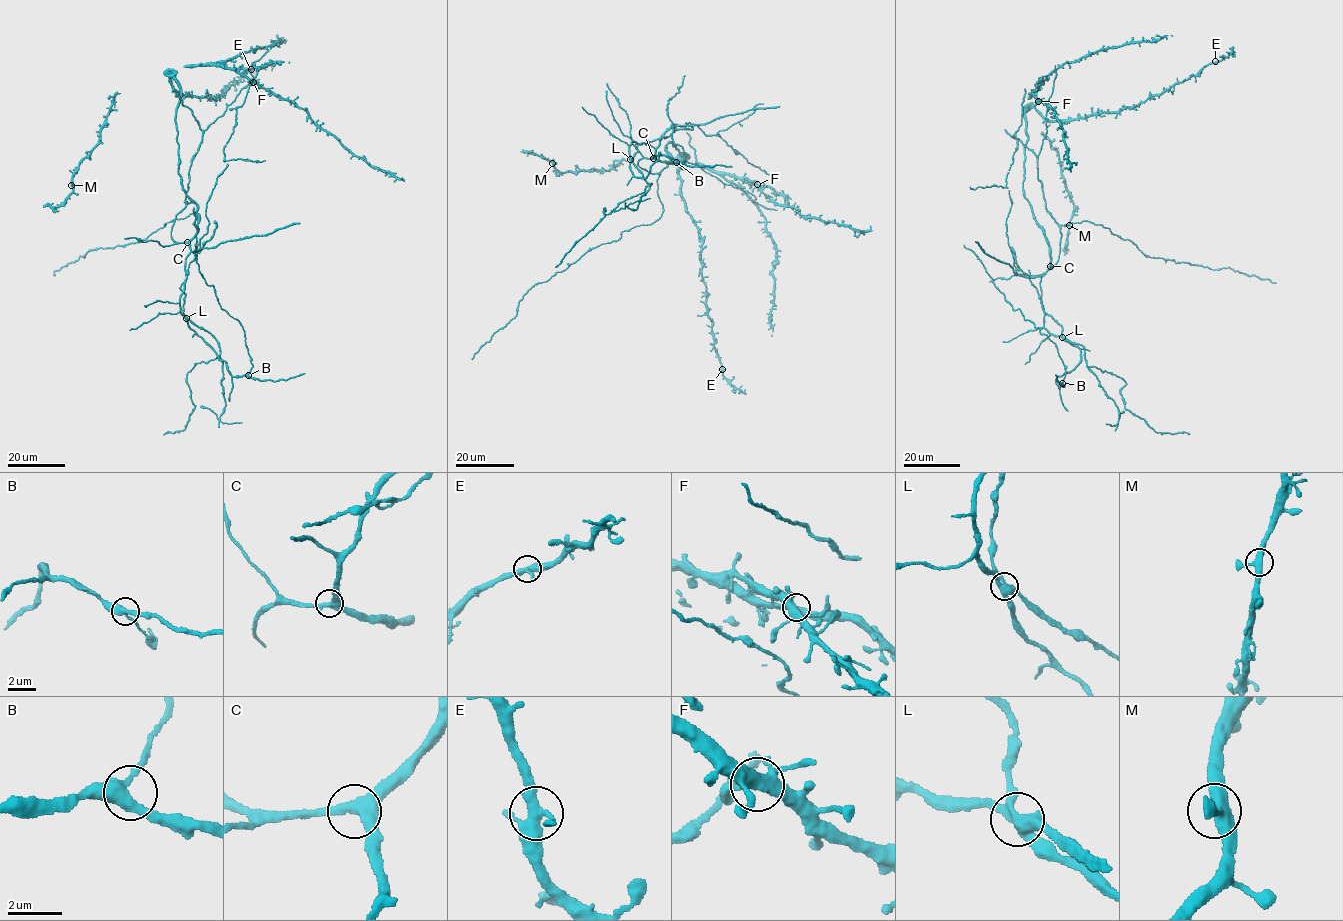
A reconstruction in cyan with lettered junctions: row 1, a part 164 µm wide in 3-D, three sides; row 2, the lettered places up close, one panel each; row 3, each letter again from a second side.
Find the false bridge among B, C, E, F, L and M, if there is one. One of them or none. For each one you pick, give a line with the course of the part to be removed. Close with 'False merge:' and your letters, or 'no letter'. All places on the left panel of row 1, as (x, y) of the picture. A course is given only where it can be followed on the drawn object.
L: Course of the part to remove: (185, 317), (211, 335), (220, 355), (197, 363), (187, 374), (195, 407), (184, 429), (163, 434)
False merge: L

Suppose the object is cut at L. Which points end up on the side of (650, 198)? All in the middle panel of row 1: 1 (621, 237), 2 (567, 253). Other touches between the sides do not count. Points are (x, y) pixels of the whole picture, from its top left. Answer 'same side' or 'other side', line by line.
1: other side
2: same side

